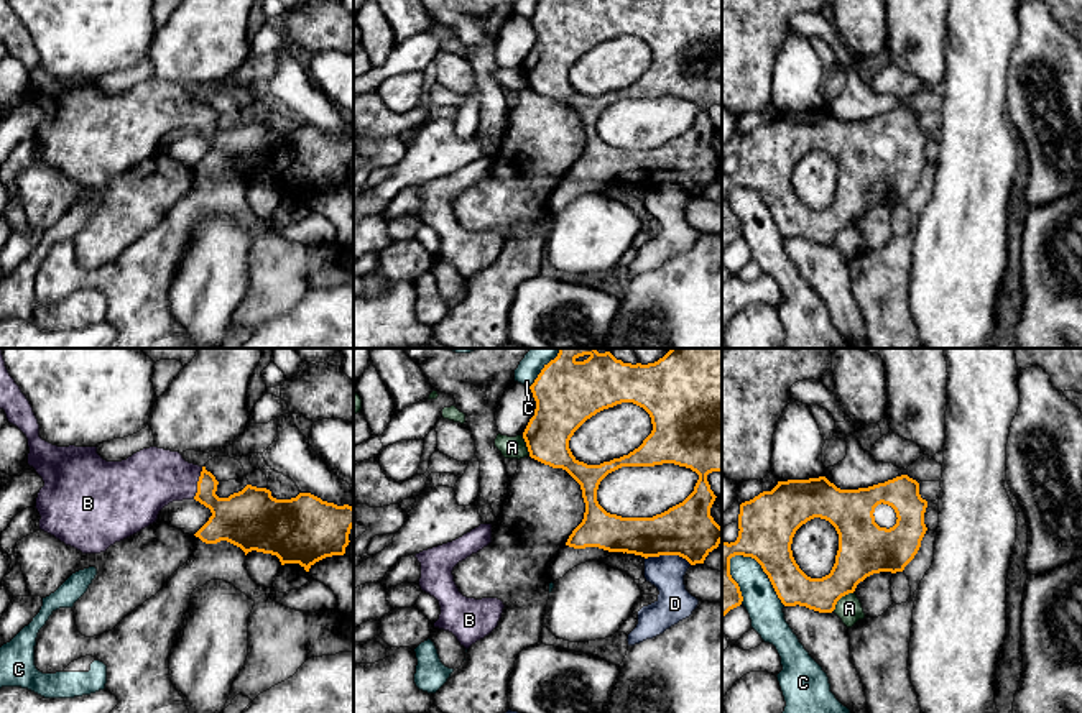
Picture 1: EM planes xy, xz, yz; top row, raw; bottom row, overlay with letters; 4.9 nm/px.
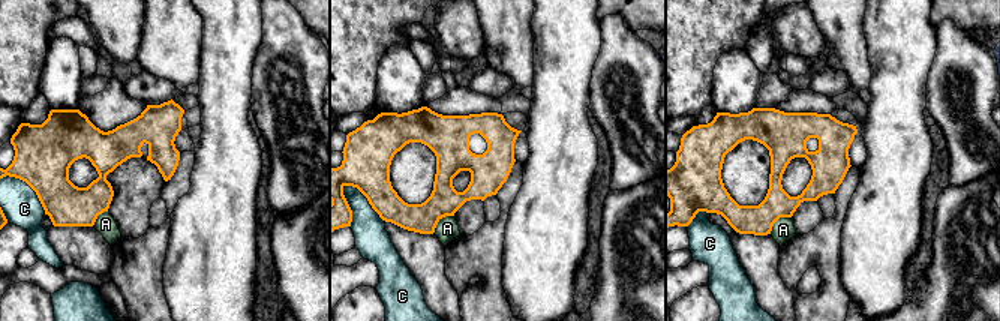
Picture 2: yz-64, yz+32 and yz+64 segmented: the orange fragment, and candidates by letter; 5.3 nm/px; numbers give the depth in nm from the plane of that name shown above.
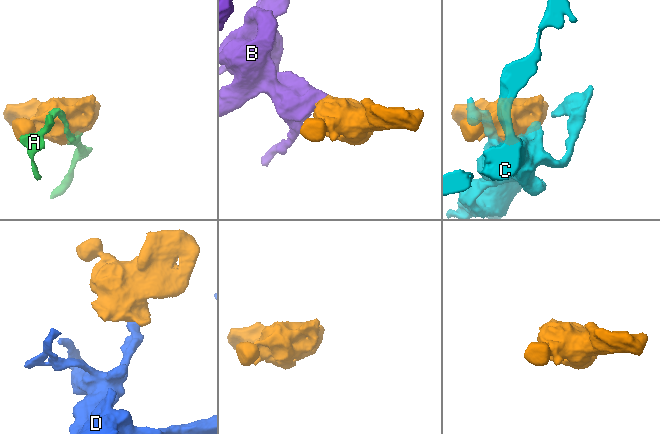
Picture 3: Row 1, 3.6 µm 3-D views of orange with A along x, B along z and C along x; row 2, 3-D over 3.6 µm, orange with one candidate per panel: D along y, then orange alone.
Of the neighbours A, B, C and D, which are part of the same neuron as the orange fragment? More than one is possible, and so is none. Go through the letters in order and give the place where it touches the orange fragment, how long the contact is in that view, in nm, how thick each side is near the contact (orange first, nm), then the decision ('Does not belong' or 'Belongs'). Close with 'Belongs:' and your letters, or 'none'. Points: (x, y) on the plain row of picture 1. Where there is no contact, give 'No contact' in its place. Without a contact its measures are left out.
A: Touches orange at yz (841, 229). Shared border 140 nm. Thickness 240 nm (orange) against 130 nm. Does not belong
B: Touches orange at xy (198, 115). Shared border 170 nm. Thickness 220 nm (orange) against 300 nm. Belongs
C: Touches orange at yz (763, 202). Shared border 360 nm. Thickness 280 nm (orange) against 170 nm. Does not belong
D: Touches orange at xz (668, 186). Shared border 240 nm. Thickness 260 nm (orange) against 180 nm. Does not belong
Belongs: B

